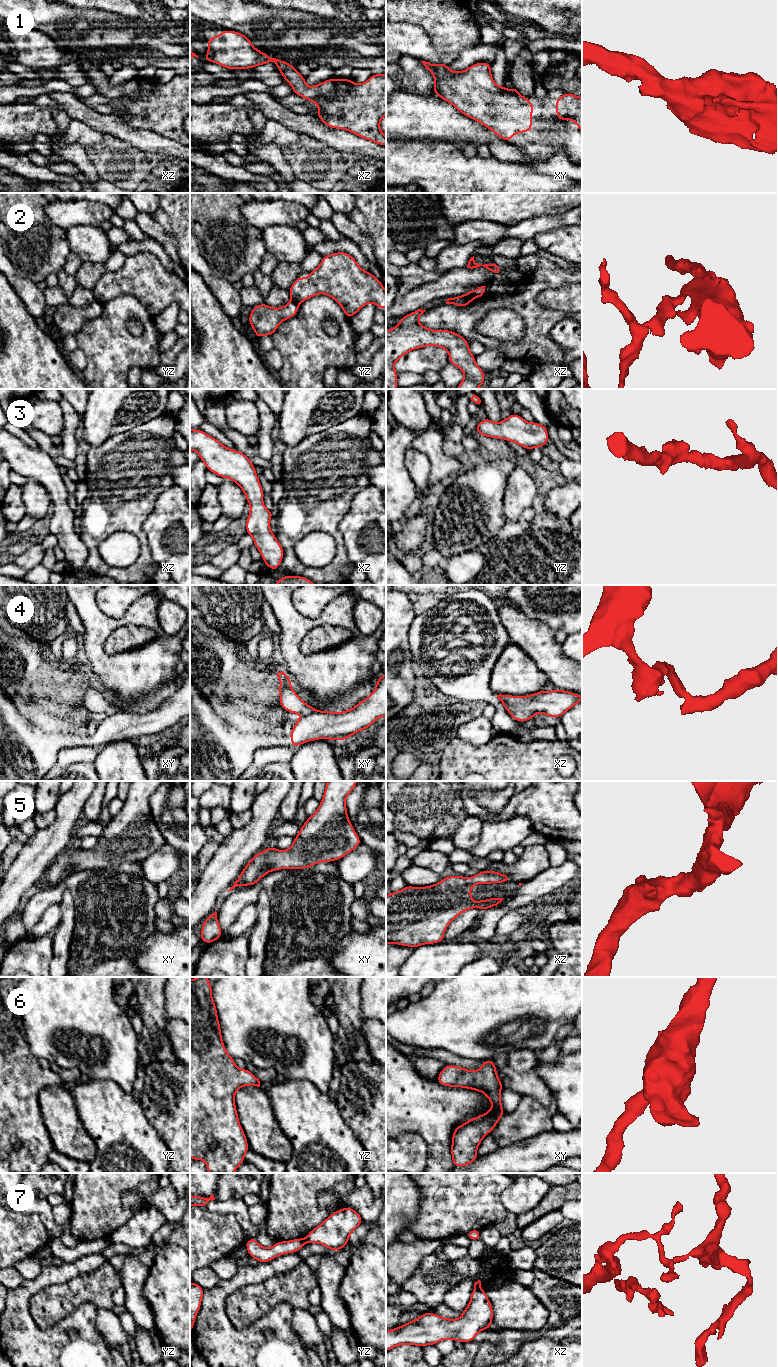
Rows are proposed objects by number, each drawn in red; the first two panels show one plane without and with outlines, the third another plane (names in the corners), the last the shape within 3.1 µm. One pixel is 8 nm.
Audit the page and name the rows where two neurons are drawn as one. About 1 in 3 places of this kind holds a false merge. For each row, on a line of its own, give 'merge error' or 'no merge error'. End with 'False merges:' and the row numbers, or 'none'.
1: no merge error
2: merge error
3: no merge error
4: merge error
5: no merge error
6: no merge error
7: merge error
False merges: 2, 4, 7

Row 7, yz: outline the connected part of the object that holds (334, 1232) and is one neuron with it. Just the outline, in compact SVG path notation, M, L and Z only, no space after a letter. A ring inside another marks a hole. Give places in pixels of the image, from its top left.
M351 1207L333 1212L306 1236L307 1242L326 1246L331 1251L339 1251L349 1244L349 1235L363 1222L360 1214Z

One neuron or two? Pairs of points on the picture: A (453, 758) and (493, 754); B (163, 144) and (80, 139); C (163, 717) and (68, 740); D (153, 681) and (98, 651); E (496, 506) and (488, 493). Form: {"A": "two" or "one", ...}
{"A": "one", "B": "two", "C": "one", "D": "one", "E": "one"}

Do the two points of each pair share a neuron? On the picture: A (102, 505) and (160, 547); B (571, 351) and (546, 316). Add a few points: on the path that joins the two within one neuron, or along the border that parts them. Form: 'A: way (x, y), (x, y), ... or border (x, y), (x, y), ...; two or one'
A: border (148, 514), (142, 530), (151, 555); two
B: border (571, 318), (551, 330), (563, 349); two

